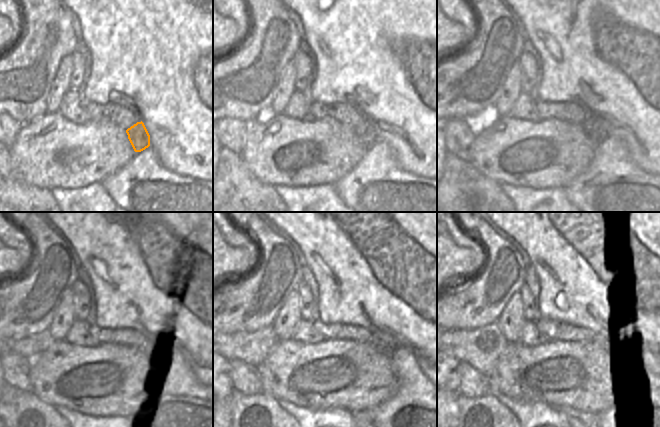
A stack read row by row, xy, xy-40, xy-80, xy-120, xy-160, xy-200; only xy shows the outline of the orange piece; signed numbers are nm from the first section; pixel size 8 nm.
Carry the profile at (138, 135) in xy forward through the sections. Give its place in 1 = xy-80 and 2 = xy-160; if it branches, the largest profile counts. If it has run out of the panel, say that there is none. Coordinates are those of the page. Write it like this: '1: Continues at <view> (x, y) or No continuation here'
1: Continues at xy-80 (592, 128)
2: Continues at xy-160 (383, 341)

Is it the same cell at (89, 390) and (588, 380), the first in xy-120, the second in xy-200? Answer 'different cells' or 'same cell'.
same cell

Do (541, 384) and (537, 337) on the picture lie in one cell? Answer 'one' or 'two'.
two

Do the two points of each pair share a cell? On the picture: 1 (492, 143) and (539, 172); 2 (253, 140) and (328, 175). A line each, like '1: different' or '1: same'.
1: same
2: same

